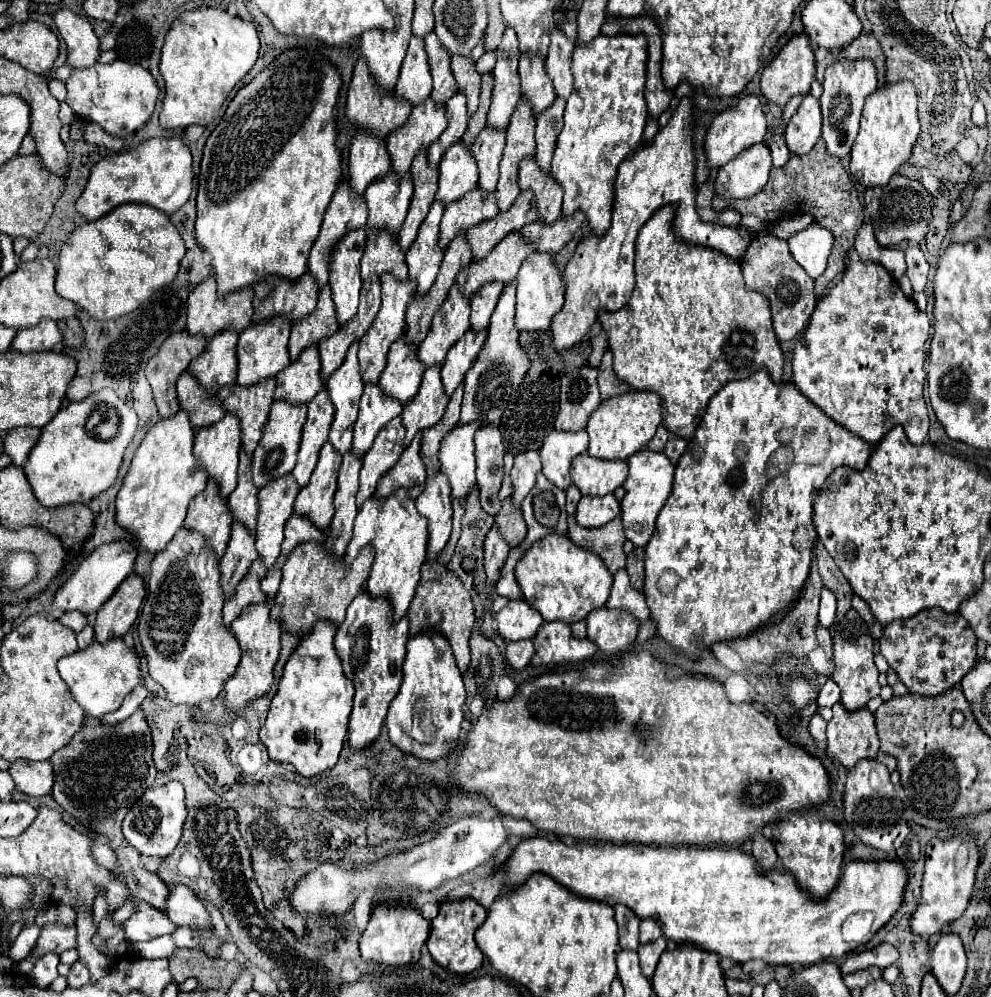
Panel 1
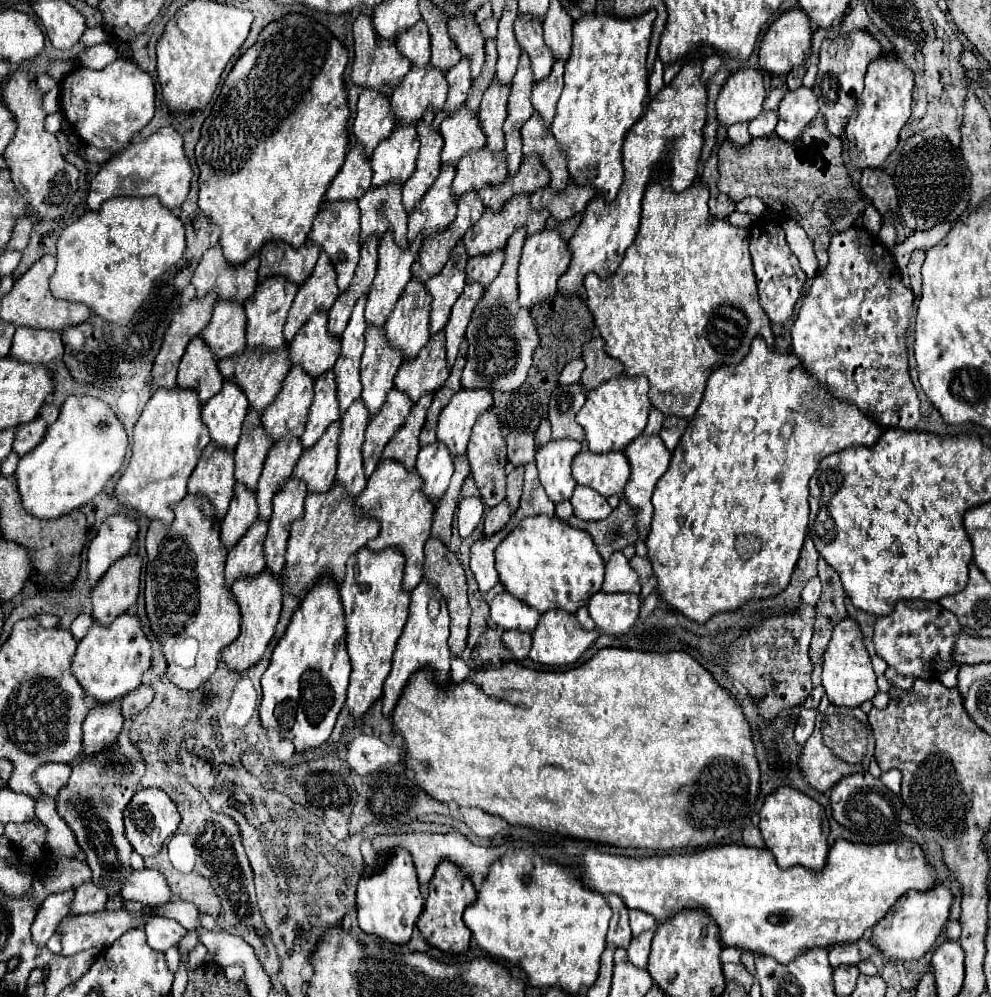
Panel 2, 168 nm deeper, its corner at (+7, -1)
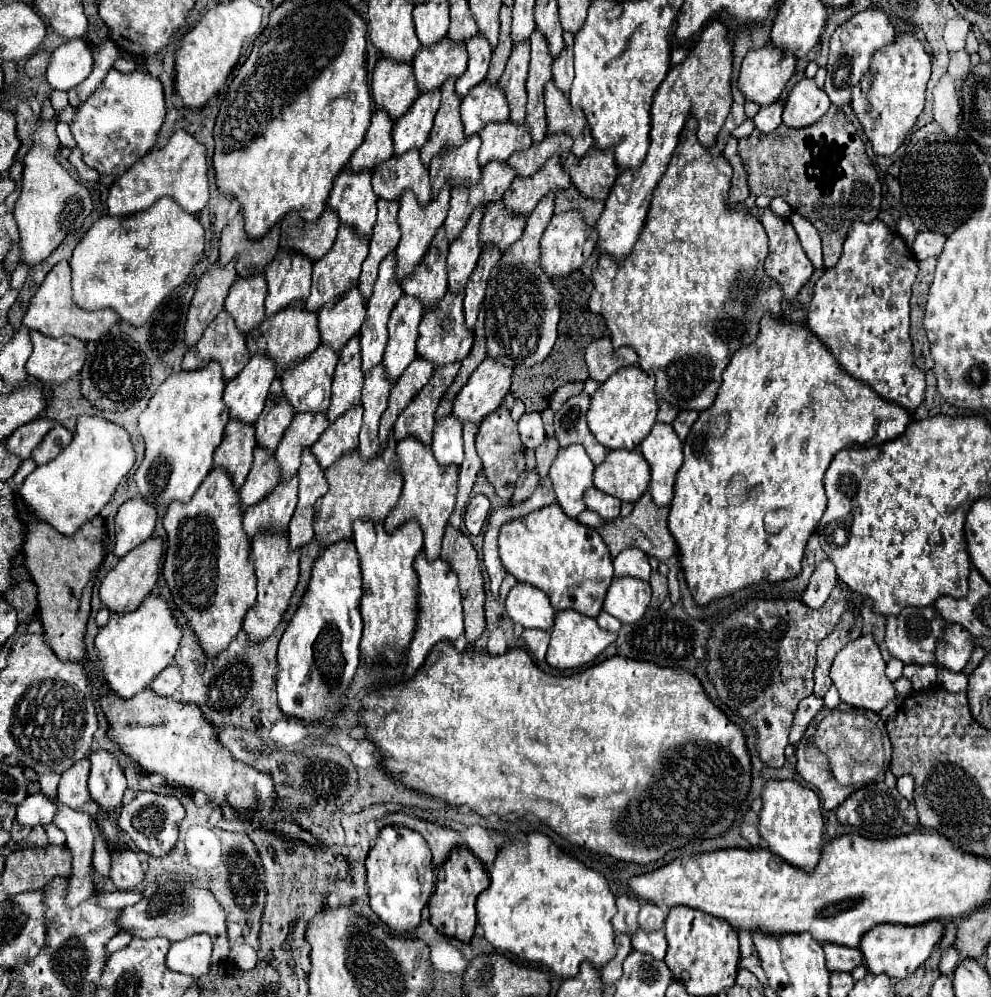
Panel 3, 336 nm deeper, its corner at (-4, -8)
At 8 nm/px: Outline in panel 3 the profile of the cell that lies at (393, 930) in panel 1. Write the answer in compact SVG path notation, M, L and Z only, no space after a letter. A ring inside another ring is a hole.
M389 825L381 829L375 845L367 855L365 867L369 885L369 905L373 913L395 933L417 929L421 923L421 911L427 907L429 897L435 889L433 865L425 839L405 827Z

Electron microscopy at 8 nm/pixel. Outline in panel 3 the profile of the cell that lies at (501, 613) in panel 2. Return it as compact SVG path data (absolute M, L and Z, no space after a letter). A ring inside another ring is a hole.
M517 583L505 601L507 613L515 625L523 629L545 629L553 627L555 609L551 607L545 593L537 591L533 585Z

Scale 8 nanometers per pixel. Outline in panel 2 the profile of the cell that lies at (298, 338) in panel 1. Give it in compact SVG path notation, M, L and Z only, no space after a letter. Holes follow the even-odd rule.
M320 256L310 280L302 284L288 312L288 320L284 326L286 342L290 342L296 336L298 328L308 320L310 314L320 310L328 312L336 298L338 298L338 284L334 280L334 268L330 268L330 260L326 260L326 256Z

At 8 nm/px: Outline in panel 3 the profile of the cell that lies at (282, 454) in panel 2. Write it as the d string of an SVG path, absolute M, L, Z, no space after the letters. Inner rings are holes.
M295 415L289 431L285 431L281 439L281 447L277 447L277 463L281 469L279 481L289 481L299 467L299 457L305 447L313 447L313 443L327 429L325 415Z

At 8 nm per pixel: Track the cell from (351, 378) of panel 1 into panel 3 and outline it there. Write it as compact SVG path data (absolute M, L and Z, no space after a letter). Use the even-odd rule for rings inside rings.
M389 255L389 259L385 259L385 263L379 267L379 277L375 281L373 295L367 303L367 315L359 331L363 373L369 373L381 363L387 339L387 319L399 297L401 287L393 287L393 255Z

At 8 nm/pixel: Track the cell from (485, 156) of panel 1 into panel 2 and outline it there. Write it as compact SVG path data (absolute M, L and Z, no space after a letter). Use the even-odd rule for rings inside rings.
M490 84L490 88L484 92L482 104L480 104L480 124L488 136L486 146L492 152L498 152L504 148L504 130L502 124L506 120L506 102L508 102L510 88L502 88L502 84Z

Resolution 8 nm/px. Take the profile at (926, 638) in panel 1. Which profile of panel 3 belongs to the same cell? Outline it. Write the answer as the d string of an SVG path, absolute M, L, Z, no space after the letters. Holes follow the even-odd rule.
M905 607L897 617L887 617L887 633L885 645L893 657L903 661L905 665L935 665L935 649L943 639L947 621L937 613L935 607Z

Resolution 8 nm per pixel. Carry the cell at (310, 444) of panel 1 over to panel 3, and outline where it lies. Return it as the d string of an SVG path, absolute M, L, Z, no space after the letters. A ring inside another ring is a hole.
M353 337L341 351L339 363L333 375L333 393L331 393L331 407L327 411L329 423L339 419L351 407L361 405L361 391L363 391L363 375L361 375L361 355L357 337Z

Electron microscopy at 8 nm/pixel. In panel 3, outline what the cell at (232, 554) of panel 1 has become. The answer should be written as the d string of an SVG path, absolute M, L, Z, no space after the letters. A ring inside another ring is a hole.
M255 451L255 461L253 467L247 475L245 485L239 491L239 499L241 499L241 509L243 513L261 503L271 491L275 491L277 487L277 461L273 455L265 455L265 451Z

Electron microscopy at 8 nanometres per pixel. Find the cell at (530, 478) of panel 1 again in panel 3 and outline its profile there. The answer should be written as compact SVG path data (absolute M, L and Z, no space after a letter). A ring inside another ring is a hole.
M525 413L519 419L519 435L521 441L527 449L535 449L541 443L545 443L545 431L543 431L543 421L539 413Z

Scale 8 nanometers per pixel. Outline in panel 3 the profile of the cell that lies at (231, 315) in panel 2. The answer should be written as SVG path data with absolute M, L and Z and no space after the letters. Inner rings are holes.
M255 275L237 279L225 299L225 311L233 317L237 329L247 335L265 317L265 277Z

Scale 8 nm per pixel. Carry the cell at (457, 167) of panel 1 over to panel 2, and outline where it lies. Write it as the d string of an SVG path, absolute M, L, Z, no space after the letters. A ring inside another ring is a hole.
M466 104L454 110L442 124L440 132L444 136L444 150L442 150L442 164L458 164L458 160L476 148L486 144L486 134L478 124L478 112L470 112Z

